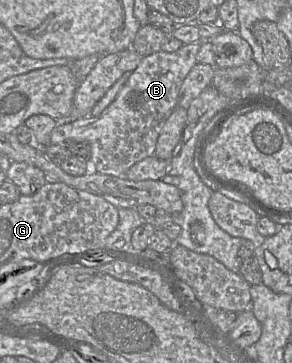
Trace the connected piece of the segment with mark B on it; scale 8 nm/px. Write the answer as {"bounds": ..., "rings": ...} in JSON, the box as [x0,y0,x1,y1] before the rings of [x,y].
{"bounds":[50,42,201,176],"rings":[[[201,42],[183,44],[177,51],[158,51],[142,58],[113,102],[98,117],[86,116],[71,122],[58,122],[50,136],[50,144],[68,142],[88,142],[91,147],[90,170],[112,176],[124,176],[127,170],[144,158],[153,156],[159,134],[175,107],[177,106],[181,85],[197,63],[196,55]]]}

